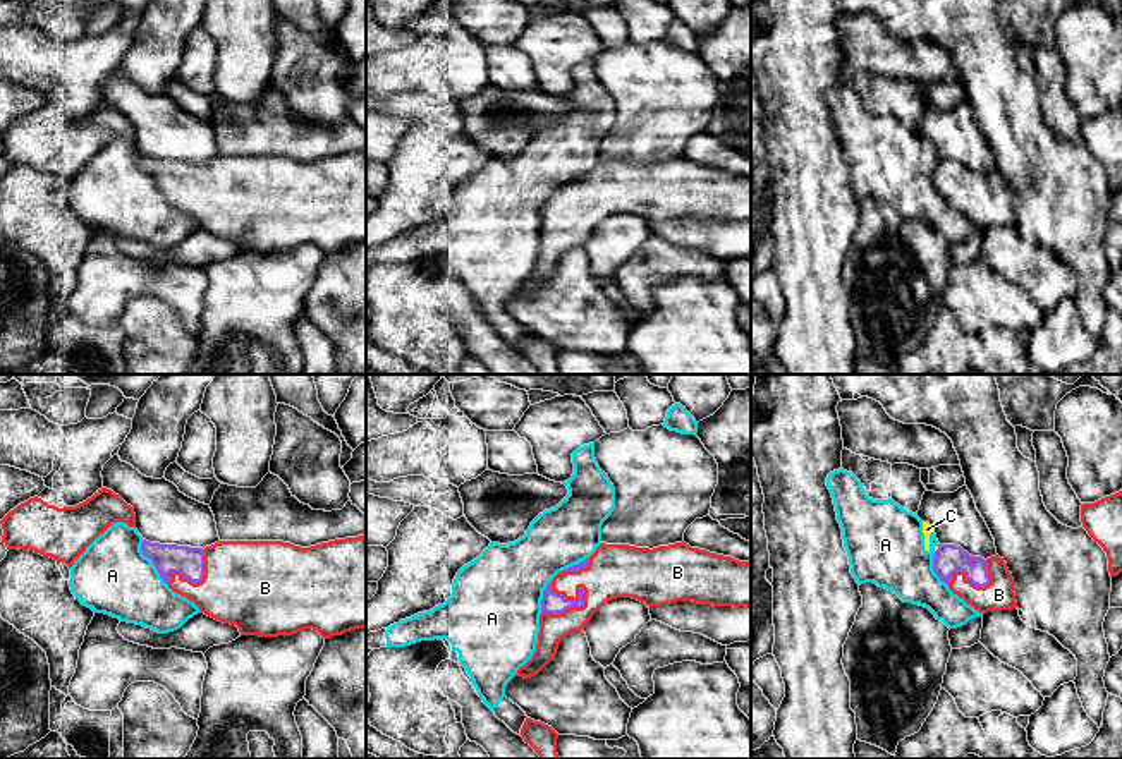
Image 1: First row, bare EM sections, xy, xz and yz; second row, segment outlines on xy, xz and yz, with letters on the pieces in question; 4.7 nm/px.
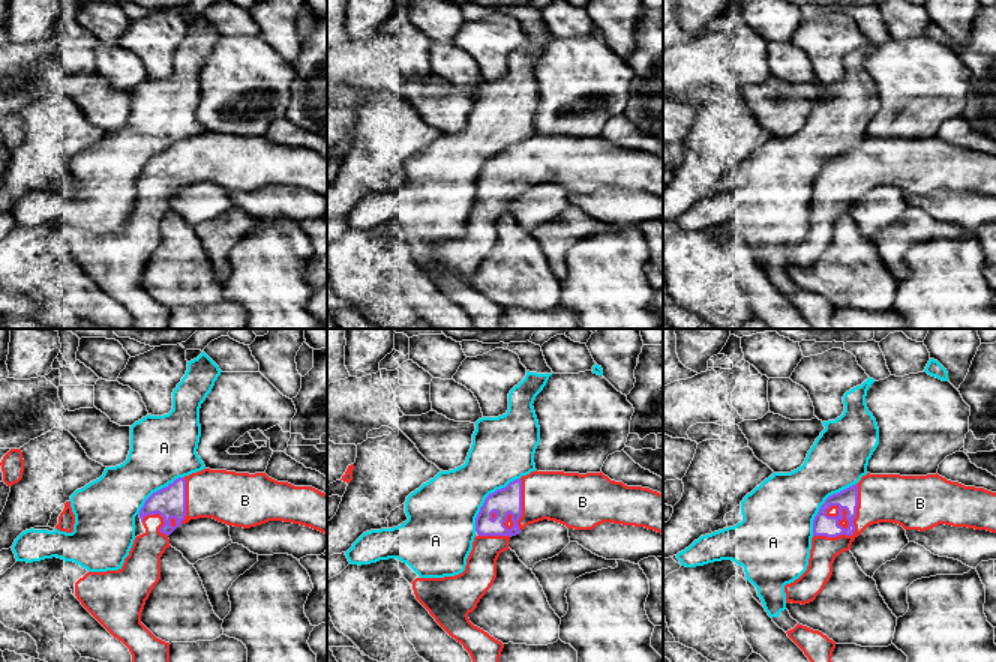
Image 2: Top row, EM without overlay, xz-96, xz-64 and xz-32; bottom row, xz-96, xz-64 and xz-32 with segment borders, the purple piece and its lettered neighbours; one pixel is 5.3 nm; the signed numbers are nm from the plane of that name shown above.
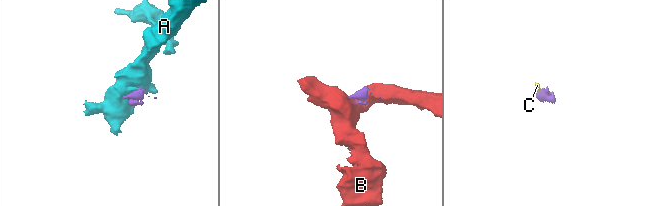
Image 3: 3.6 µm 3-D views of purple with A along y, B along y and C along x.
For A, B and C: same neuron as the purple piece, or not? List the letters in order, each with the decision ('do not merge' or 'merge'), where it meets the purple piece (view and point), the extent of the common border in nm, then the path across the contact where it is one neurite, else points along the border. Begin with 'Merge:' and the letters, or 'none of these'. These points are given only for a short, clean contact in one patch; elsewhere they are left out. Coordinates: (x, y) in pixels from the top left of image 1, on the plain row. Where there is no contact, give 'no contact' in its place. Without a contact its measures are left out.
Merge: B
A: do not merge; meets purple in xy at (152, 176); contact 240 nm long; border along xy (141, 155), (141, 167), (167, 200)
B: merge; meets purple in xz at (569, 222); contact 240 nm long
C: do not merge; meets purple in yz at (937, 165); contact 40 nm long; border along yz (939, 162), (935, 167)

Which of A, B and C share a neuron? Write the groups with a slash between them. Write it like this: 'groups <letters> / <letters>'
groups A C / B

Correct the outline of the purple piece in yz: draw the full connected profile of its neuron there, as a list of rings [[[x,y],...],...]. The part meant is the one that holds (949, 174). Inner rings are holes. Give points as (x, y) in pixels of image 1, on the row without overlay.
[[[940,160],[933,172],[933,185],[948,204],[979,228],[1017,223],[1014,194],[998,170],[991,173],[973,172],[955,160]]]

